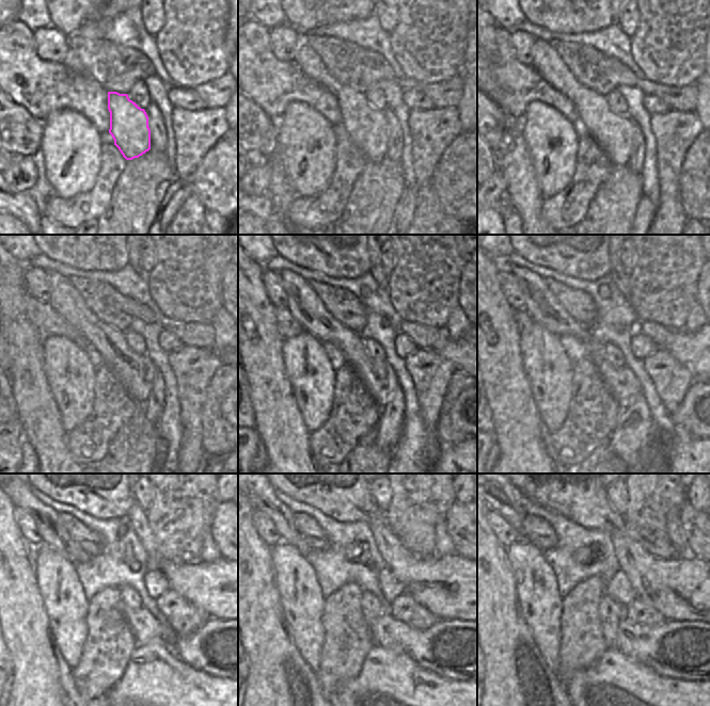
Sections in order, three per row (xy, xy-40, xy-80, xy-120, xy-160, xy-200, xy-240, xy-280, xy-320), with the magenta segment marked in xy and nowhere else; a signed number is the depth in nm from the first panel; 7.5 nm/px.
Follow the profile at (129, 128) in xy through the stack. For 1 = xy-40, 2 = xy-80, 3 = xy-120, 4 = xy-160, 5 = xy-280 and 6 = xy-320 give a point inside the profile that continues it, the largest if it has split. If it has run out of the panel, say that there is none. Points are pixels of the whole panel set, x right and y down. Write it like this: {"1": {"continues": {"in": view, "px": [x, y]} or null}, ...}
{"1": {"continues": {"in": "xy-40", "px": [368, 129]}}, "2": {"continues": {"in": "xy-80", "px": [614, 133]}}, "3": {"continues": {"in": "xy-120", "px": [136, 372]}}, "4": {"continues": {"in": "xy-160", "px": [378, 376]}}, "5": {"continues": {"in": "xy-280", "px": [452, 648]}}, "6": {"continues": {"in": "xy-320", "px": [684, 650]}}}

